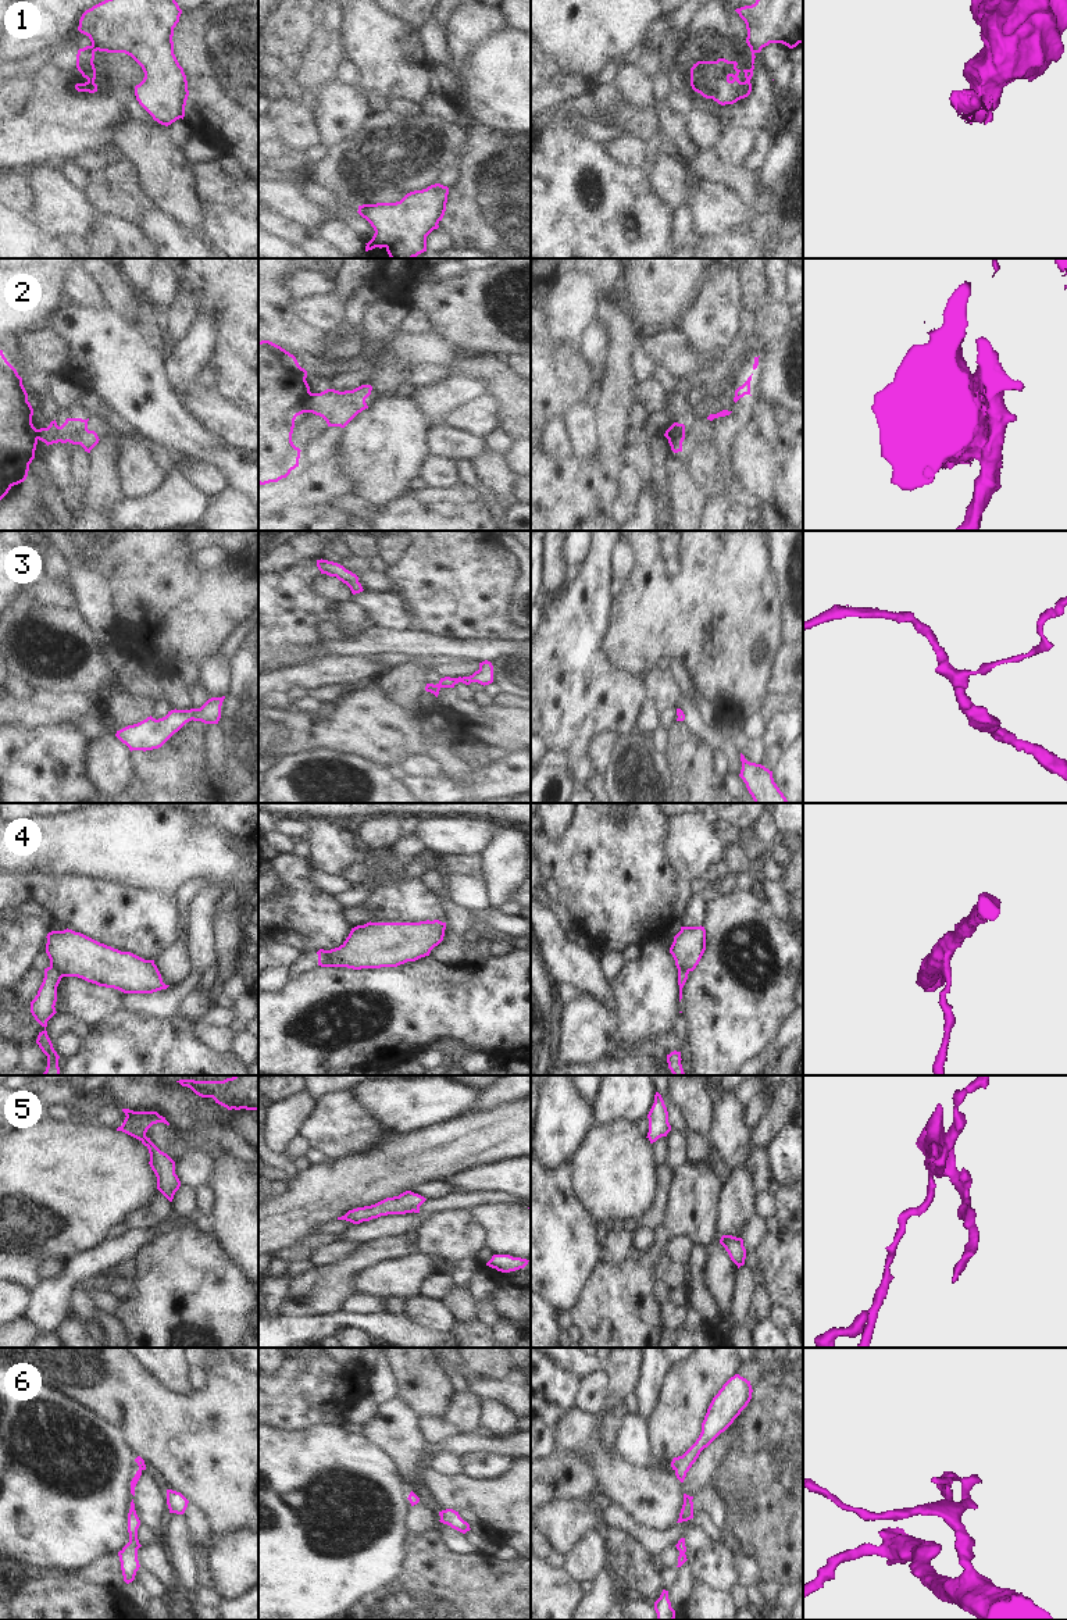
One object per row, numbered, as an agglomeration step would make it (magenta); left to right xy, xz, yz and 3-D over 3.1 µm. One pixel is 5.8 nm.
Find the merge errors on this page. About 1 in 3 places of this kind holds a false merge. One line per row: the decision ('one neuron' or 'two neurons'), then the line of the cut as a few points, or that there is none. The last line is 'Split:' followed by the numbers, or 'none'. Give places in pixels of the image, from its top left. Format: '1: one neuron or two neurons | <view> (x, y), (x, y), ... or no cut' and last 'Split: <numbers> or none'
1: two neurons | xy (92, 45), (97, 49)
2: two neurons | xz (310, 392), (303, 411)
3: one neuron | no cut
4: two neurons | xy (50, 964), (63, 976)
5: one neuron | no cut
6: one neuron | no cut
Split: 1, 2, 4

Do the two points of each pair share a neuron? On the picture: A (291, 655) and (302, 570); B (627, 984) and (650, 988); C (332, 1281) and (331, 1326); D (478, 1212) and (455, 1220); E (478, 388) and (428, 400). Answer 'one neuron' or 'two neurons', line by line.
A: one neuron
B: one neuron
C: two neurons
D: two neurons
E: one neuron

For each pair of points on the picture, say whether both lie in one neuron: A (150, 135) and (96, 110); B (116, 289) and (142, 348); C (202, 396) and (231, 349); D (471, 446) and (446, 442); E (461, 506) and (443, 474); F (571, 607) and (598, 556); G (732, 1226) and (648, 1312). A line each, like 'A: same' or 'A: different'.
A: different
B: different
C: different
D: same
E: different
F: same
G: different

